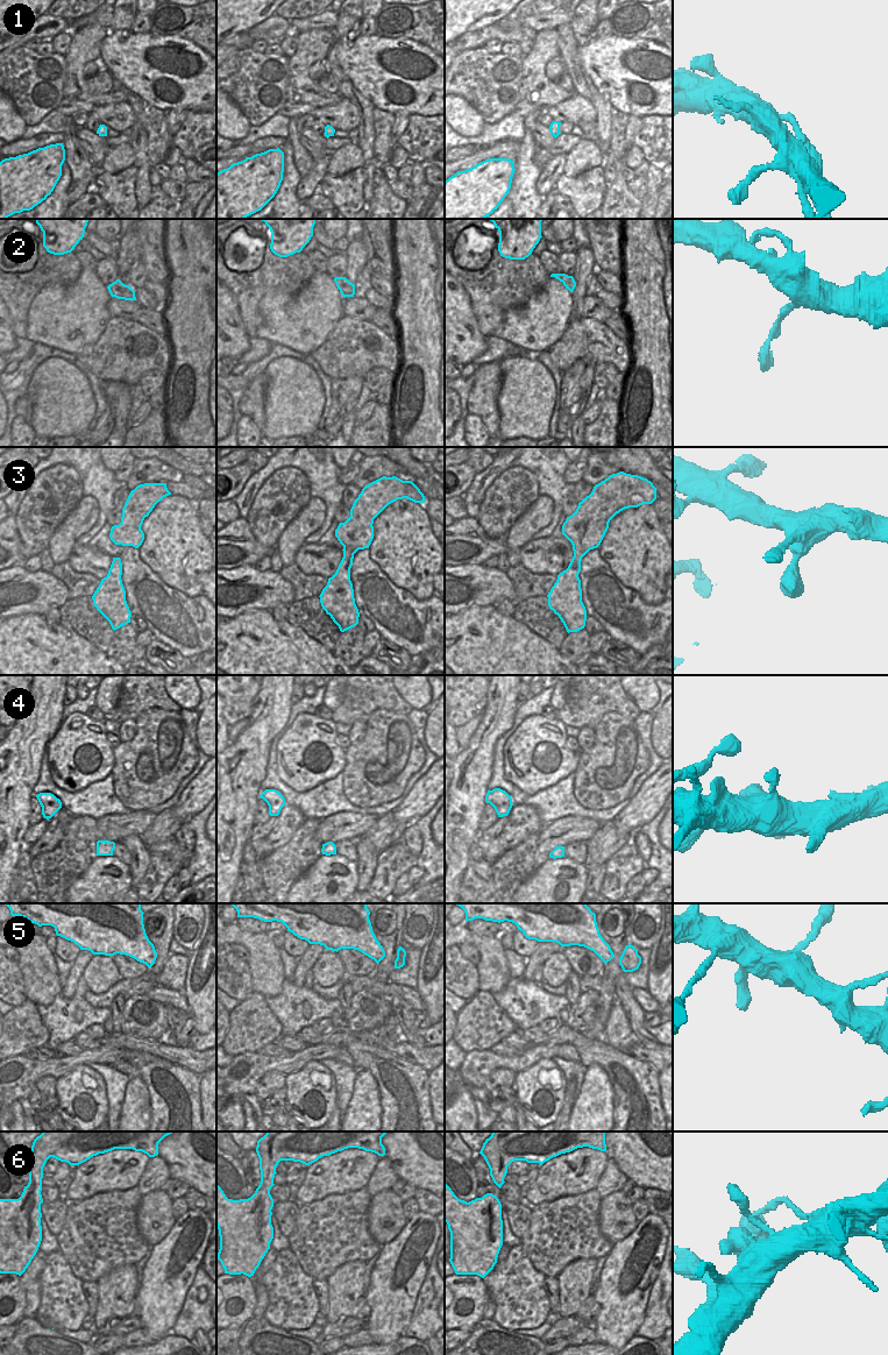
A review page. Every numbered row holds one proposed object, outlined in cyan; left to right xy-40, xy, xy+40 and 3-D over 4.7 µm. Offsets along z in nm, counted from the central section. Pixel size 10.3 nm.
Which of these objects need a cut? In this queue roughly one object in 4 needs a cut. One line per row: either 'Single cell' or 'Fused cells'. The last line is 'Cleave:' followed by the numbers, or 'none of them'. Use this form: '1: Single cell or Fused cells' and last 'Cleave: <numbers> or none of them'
1: Fused cells
2: Single cell
3: Single cell
4: Single cell
5: Single cell
6: Single cell
Cleave: 1

